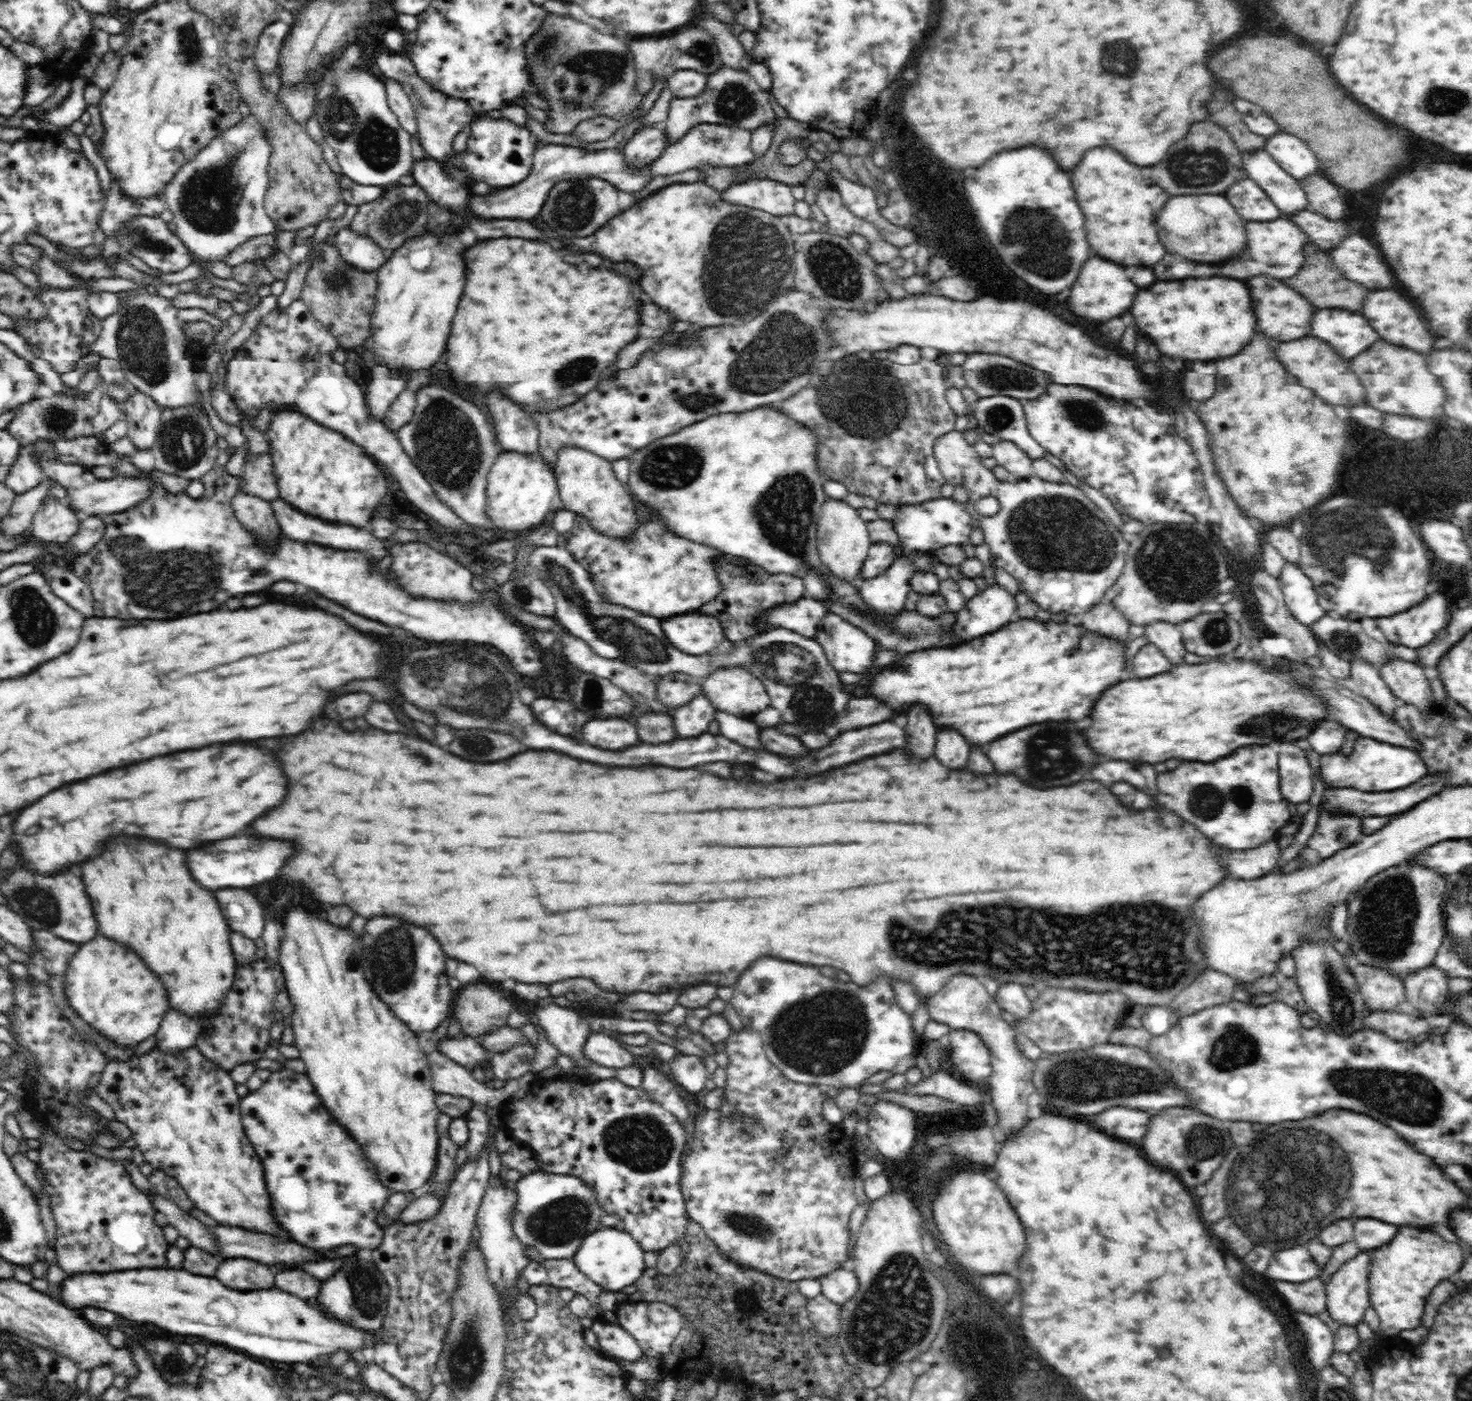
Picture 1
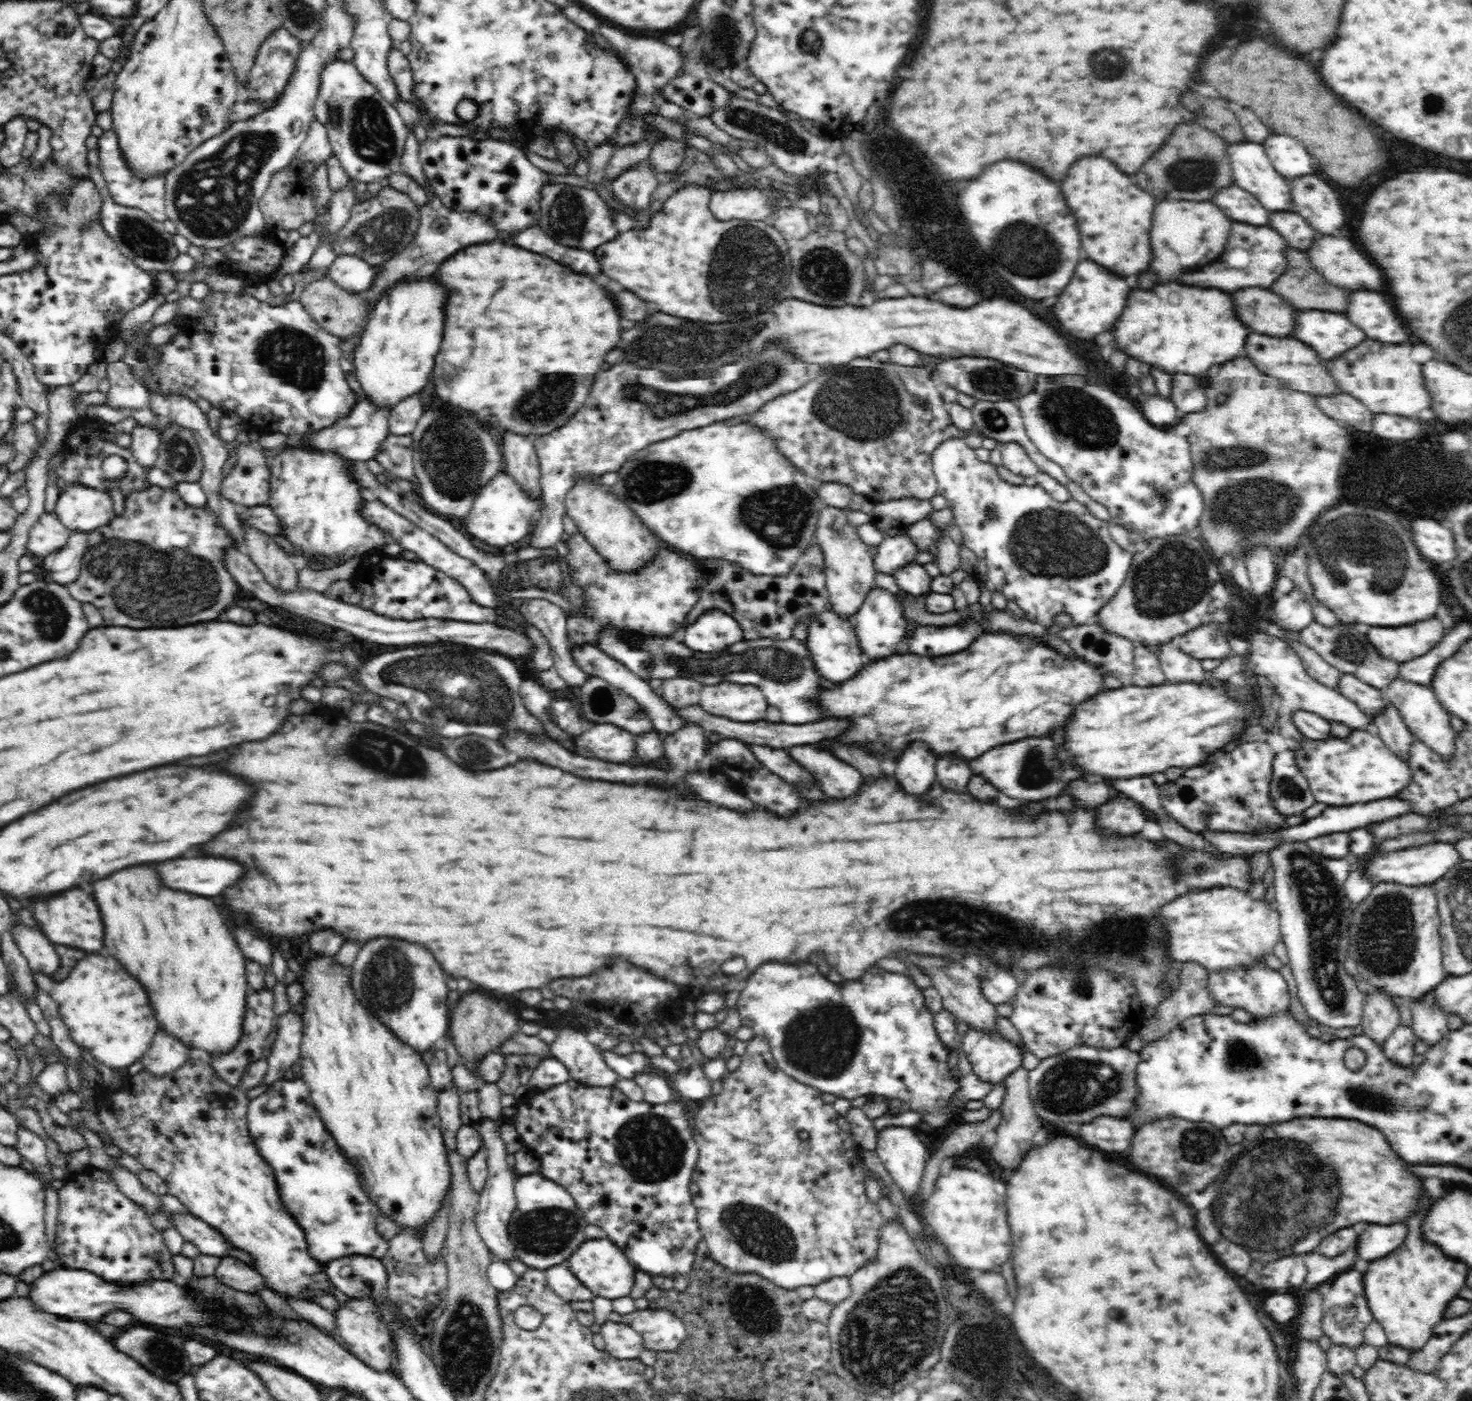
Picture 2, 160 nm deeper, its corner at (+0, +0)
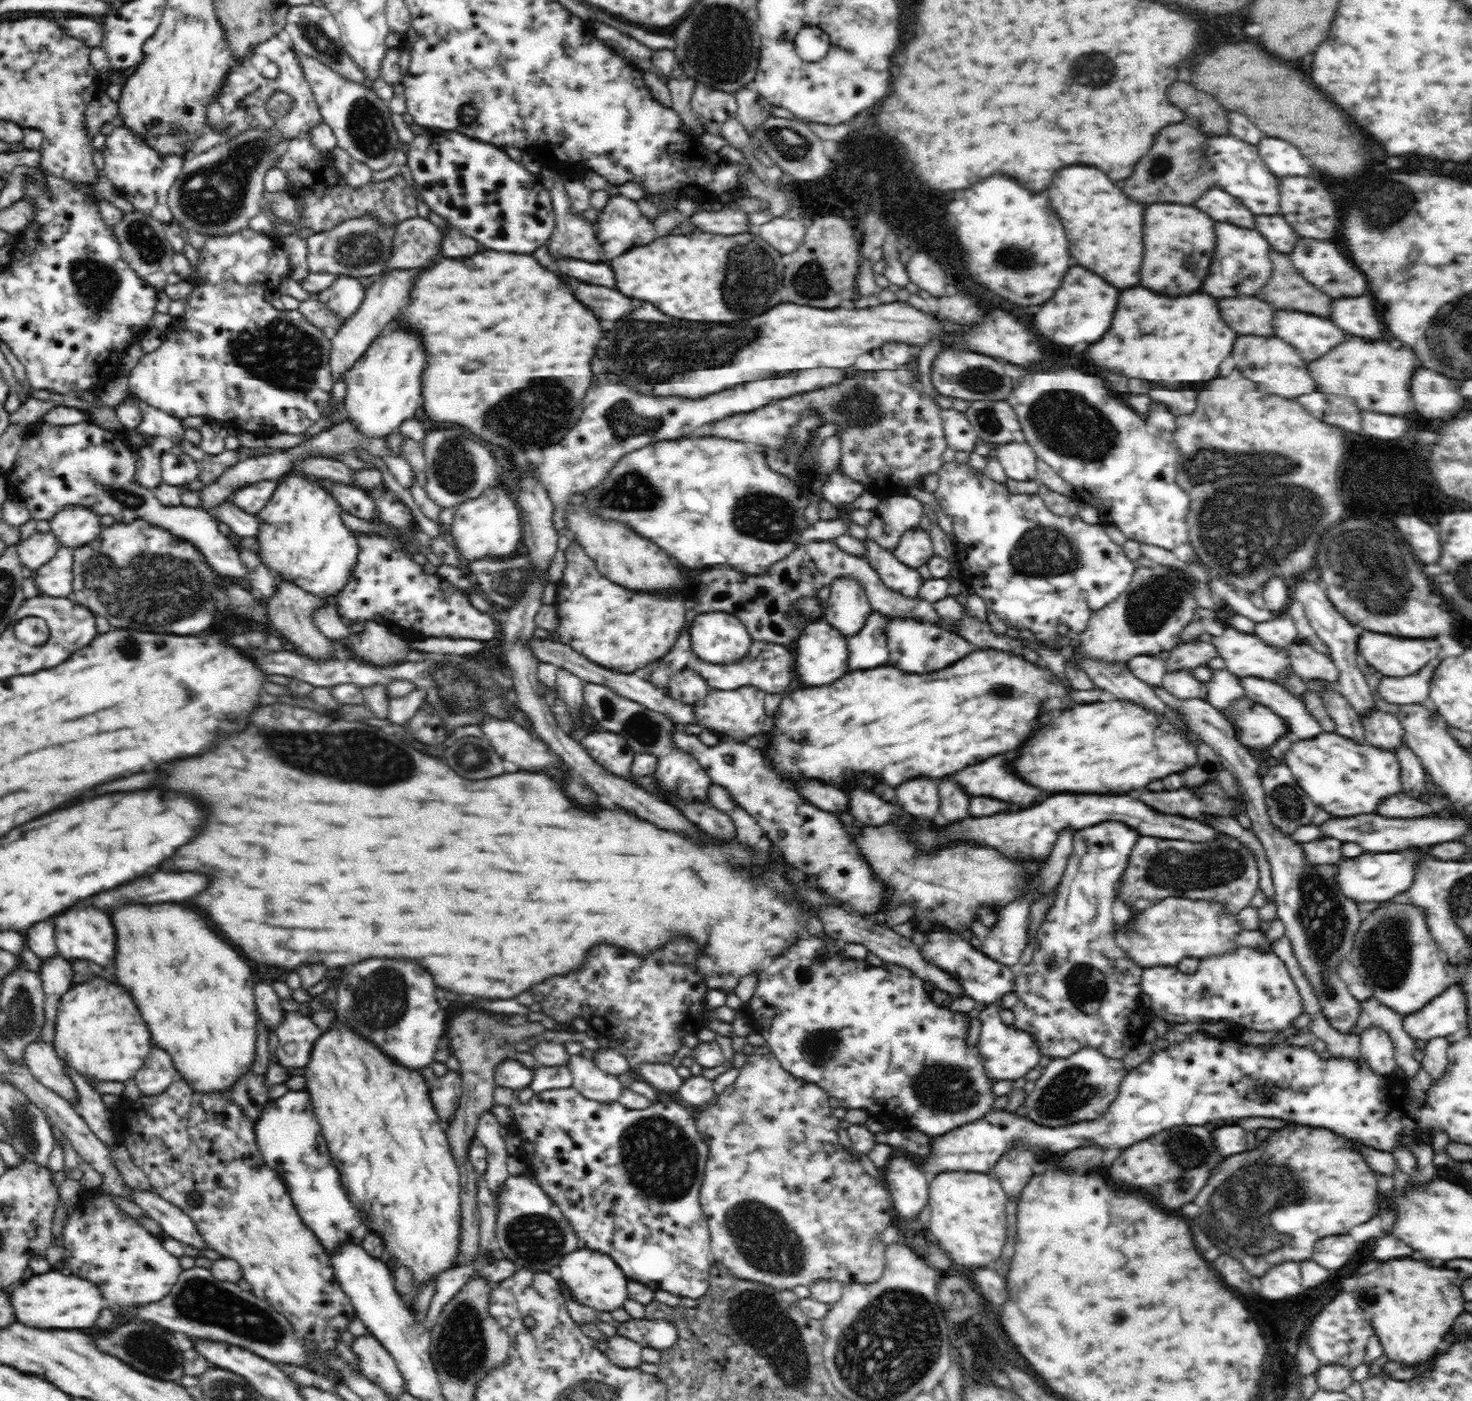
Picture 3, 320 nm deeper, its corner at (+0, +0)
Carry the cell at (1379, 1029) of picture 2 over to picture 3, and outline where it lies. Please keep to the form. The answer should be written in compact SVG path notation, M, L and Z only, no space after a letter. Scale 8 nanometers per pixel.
M1378 1027L1367 1028L1360 1036L1359 1052L1368 1067L1380 1075L1398 1074L1395 1048L1386 1031Z

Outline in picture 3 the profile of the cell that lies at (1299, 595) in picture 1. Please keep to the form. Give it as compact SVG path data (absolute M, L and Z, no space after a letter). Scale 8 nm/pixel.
M1287 613L1279 615L1278 620L1272 622L1256 623L1252 634L1257 640L1278 649L1286 650L1297 642L1296 627Z

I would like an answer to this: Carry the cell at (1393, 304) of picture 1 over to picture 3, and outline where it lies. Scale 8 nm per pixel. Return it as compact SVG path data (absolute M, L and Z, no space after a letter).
M1358 296L1358 298L1340 298L1336 304L1332 304L1330 312L1332 320L1336 320L1338 328L1344 328L1344 332L1362 336L1362 338L1384 338L1384 326L1378 318L1374 300L1370 296Z

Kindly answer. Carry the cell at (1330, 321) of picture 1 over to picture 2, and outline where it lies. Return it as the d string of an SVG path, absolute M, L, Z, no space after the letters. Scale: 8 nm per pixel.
M1306 310L1296 320L1294 338L1304 340L1310 348L1316 348L1324 360L1330 360L1354 346L1358 346L1366 334L1346 320L1344 314Z

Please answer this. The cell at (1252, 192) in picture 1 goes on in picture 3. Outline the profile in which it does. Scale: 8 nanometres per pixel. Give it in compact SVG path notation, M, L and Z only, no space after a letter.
M1214 186L1204 192L1194 205L1197 209L1208 212L1212 220L1228 224L1240 224L1240 228L1255 228L1255 213L1248 210L1235 196Z

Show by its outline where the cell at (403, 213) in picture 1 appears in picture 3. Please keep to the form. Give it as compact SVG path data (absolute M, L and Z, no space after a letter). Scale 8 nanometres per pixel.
M368 215L341 222L332 230L314 233L304 241L306 274L334 274L339 277L377 277L387 266L392 252L394 227L380 227L378 219Z

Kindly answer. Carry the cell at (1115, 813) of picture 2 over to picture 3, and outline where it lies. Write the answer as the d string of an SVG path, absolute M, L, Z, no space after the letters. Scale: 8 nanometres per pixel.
M1102 822L1102 824L1098 824L1098 826L1092 826L1092 828L1084 828L1084 830L1080 830L1080 832L1076 832L1074 834L1074 852L1070 854L1070 858L1068 858L1068 866L1066 866L1066 872L1064 872L1064 876L1062 876L1062 882L1060 882L1060 892L1058 892L1058 898L1056 898L1056 902L1054 902L1053 906L1050 908L1050 912L1046 914L1046 920L1043 921L1041 924L1040 928L1038 928L1036 932L1036 942L1037 942L1037 947L1036 950L1034 950L1032 954L1032 960L1029 964L1025 964L1023 969L1019 971L1019 974L1015 976L1015 992L1018 997L1018 1002L1016 1003L1015 1006L1011 1008L1011 1010L1014 1013L1014 1024L1013 1026L1016 1028L1019 1028L1020 1030L1024 1030L1026 1032L1031 1032L1033 1034L1033 1037L1035 1038L1035 1041L1039 1044L1040 1047L1040 1054L1044 1054L1044 1056L1052 1056L1052 1057L1069 1057L1072 1056L1073 1053L1078 1052L1082 1048L1086 1047L1092 1047L1095 1048L1096 1051L1103 1053L1107 1057L1113 1057L1113 1058L1120 1058L1122 1060L1124 1058L1124 1055L1131 1050L1134 1050L1138 1047L1140 1044L1141 1040L1141 1034L1143 1033L1143 1028L1144 1025L1142 1024L1142 1019L1145 1017L1142 1016L1142 1014L1130 1014L1130 1010L1136 1010L1138 1008L1138 995L1140 992L1143 992L1142 987L1141 987L1141 974L1143 971L1142 967L1138 967L1132 959L1128 959L1126 957L1126 953L1122 951L1122 947L1118 946L1118 943L1116 943L1116 939L1114 939L1114 928L1112 928L1113 924L1115 923L1115 919L1112 918L1113 912L1116 909L1116 894L1118 894L1118 882L1121 879L1121 876L1126 870L1126 866L1128 864L1128 858L1130 856L1130 852L1132 848L1134 848L1134 844L1138 842L1138 838L1140 838L1140 834L1136 832L1136 830L1132 830L1132 828L1126 828L1126 824L1122 824L1122 822Z

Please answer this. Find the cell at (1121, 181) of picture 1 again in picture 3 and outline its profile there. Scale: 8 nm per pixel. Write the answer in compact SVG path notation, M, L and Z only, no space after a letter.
M1090 166L1062 168L1060 176L1052 180L1052 188L1048 188L1048 198L1052 200L1052 208L1060 212L1060 220L1064 220L1068 244L1072 244L1072 256L1078 264L1100 272L1116 288L1130 288L1140 282L1136 270L1144 252L1142 214L1146 204L1128 200L1104 172Z

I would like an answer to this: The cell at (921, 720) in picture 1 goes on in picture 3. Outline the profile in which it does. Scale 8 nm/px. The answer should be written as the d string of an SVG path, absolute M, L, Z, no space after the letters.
M908 780L896 790L898 802L916 820L934 820L938 816L938 784L936 780Z

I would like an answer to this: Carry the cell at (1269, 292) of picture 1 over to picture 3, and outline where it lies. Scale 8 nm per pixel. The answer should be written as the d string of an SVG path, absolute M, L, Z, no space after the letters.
M1252 296L1220 300L1220 316L1242 336L1272 336L1272 312L1270 304Z

